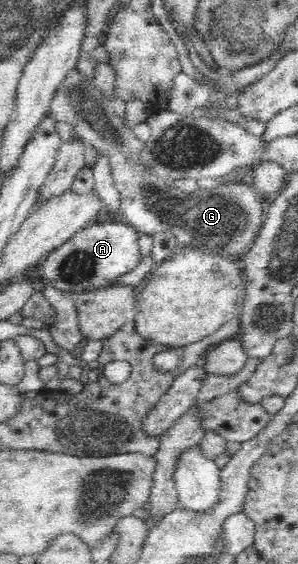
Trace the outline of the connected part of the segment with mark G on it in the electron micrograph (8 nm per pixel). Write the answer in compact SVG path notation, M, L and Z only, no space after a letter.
M74 69L60 84L50 104L49 115L71 125L84 142L107 156L114 186L120 192L119 213L125 218L123 222L133 226L141 235L153 236L157 232L171 230L180 248L194 246L201 252L220 253L240 262L265 220L266 203L255 192L254 185L229 183L211 189L198 187L191 195L174 185L167 185L148 172L148 168L142 168L140 154L144 150L144 142L135 137L133 129L124 125L108 102L92 80Z

